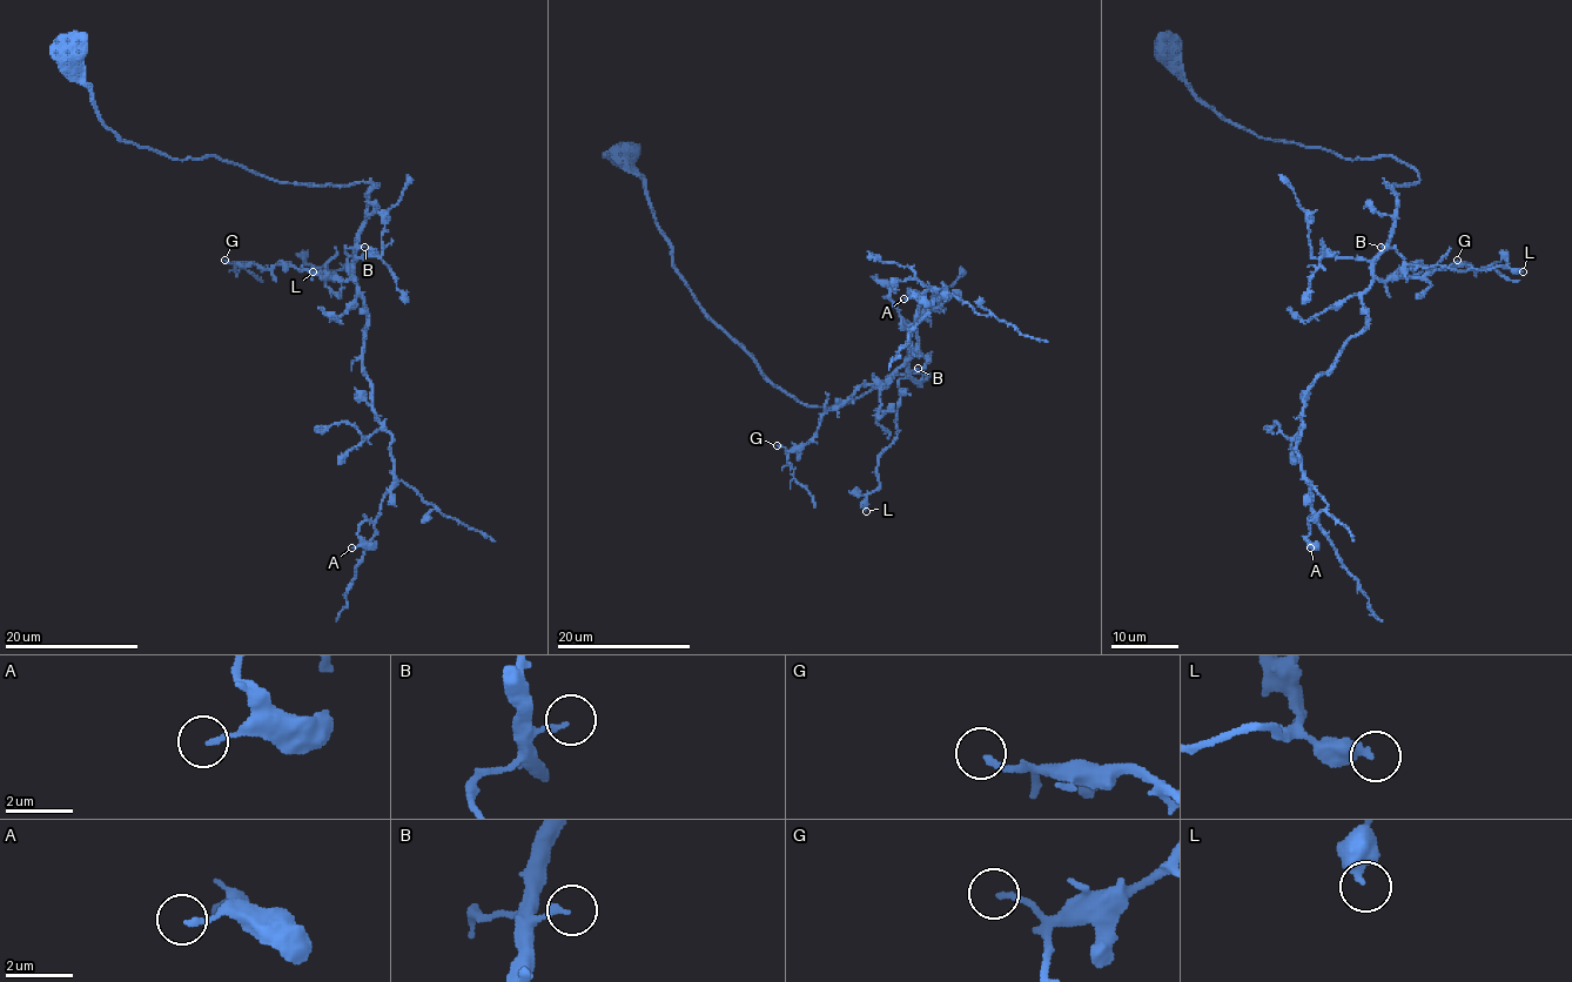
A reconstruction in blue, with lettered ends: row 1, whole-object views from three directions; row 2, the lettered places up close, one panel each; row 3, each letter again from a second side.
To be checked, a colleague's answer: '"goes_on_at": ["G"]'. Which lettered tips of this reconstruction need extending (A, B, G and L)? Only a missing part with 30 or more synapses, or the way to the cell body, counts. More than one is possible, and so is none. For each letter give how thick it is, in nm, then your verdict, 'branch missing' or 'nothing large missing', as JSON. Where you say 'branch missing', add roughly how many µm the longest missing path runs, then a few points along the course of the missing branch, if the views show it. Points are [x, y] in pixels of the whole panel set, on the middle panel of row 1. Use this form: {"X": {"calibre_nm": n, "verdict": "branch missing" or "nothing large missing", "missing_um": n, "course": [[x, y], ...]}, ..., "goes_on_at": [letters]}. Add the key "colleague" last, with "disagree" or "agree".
{"A": {"calibre_nm": 130, "verdict": "nothing large missing"}, "B": {"calibre_nm": 140, "verdict": "nothing large missing"}, "G": {"calibre_nm": 160, "verdict": "branch missing", "missing_um": 15, "course": [[777, 445], [765, 438], [772, 432], [788, 425], [813, 425], [831, 411]]}, "L": {"calibre_nm": 360, "verdict": "nothing large missing"}, "goes_on_at": ["G"], "colleague": "agree"}

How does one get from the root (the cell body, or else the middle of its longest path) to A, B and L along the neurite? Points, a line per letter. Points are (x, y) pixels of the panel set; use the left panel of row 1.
A: (75, 49), (122, 141), (280, 181), (373, 187), (355, 283), (395, 483), (351, 547)
B: (75, 49), (99, 118), (122, 141), (179, 160), (219, 156), (289, 183), (368, 181), (357, 248), (364, 247)
L: (75, 49), (99, 118), (122, 141), (179, 160), (219, 156), (289, 183), (368, 181), (348, 263), (313, 271)

